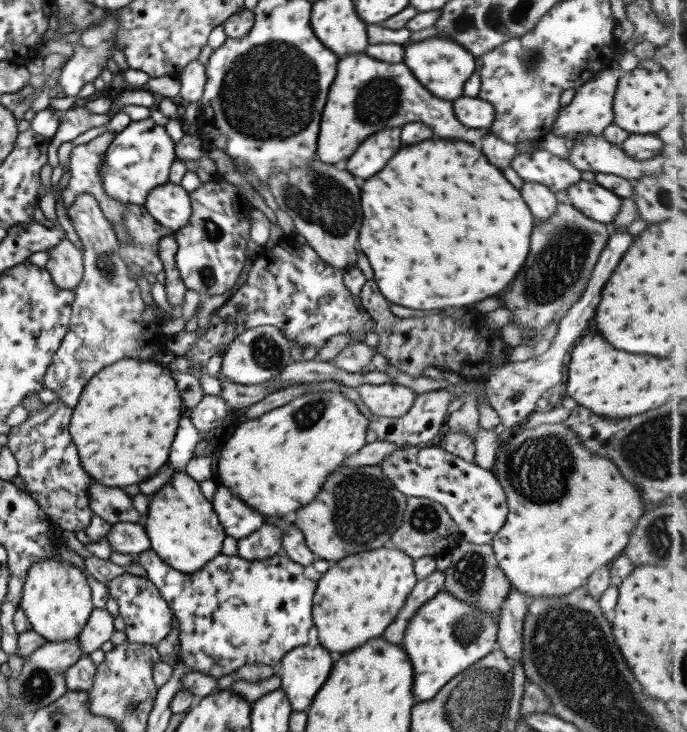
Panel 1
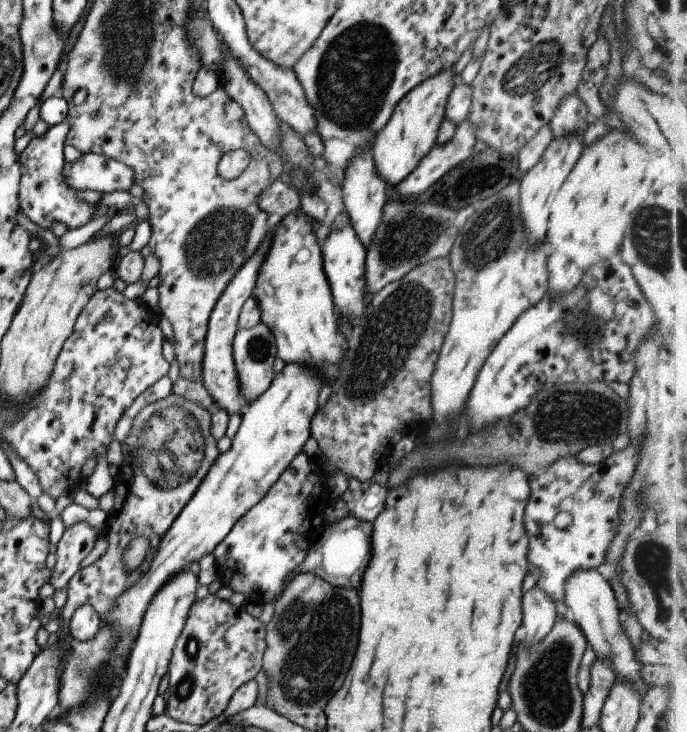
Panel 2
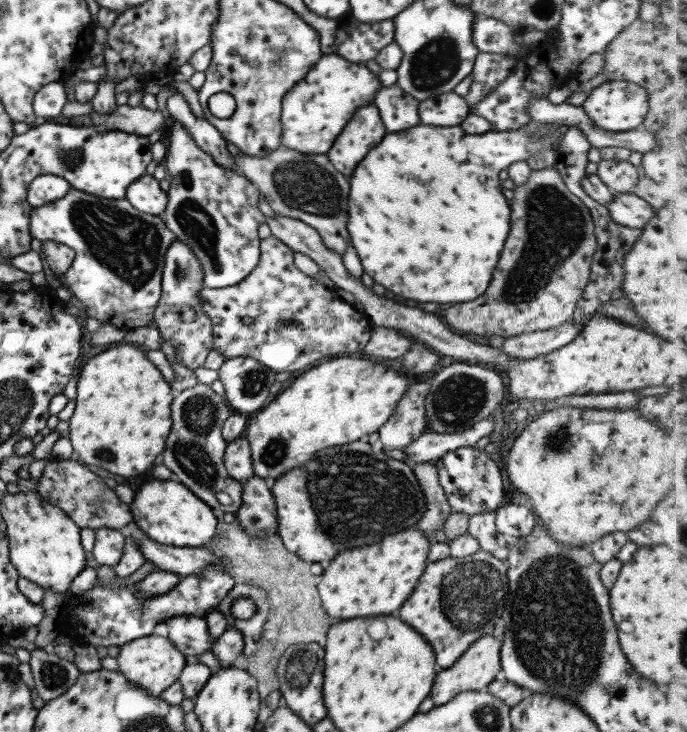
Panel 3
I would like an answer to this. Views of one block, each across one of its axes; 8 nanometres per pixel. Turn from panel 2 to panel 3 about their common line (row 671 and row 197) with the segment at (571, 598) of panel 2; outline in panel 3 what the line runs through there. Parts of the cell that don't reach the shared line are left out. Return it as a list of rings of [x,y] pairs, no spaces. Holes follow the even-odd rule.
[[[613,193],[613,199],[604,204],[613,222],[625,227],[642,229],[654,215],[655,209],[648,203],[629,193]]]

